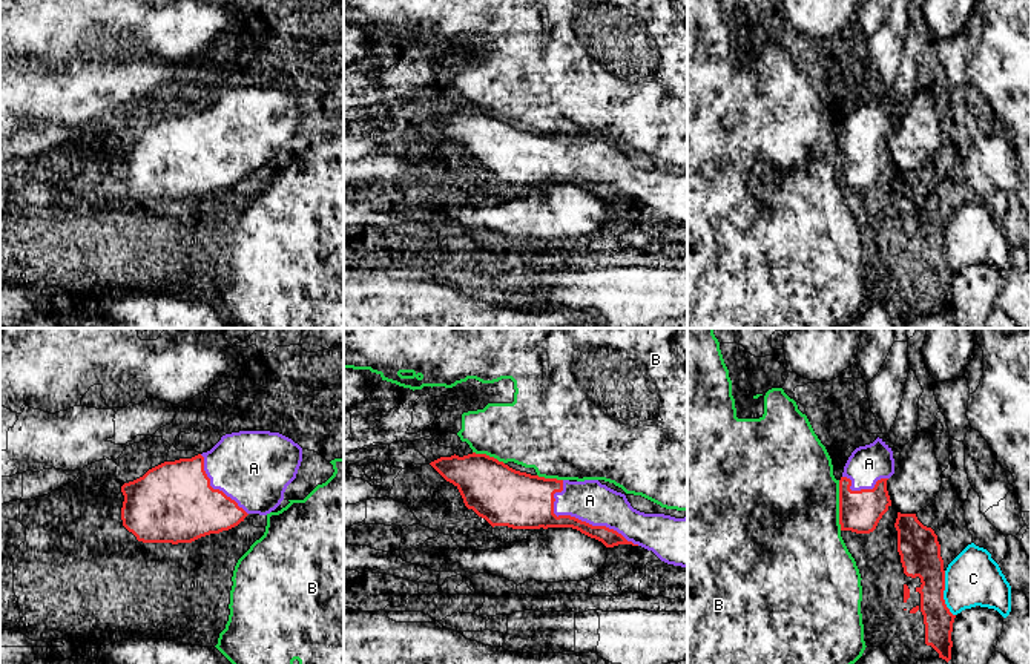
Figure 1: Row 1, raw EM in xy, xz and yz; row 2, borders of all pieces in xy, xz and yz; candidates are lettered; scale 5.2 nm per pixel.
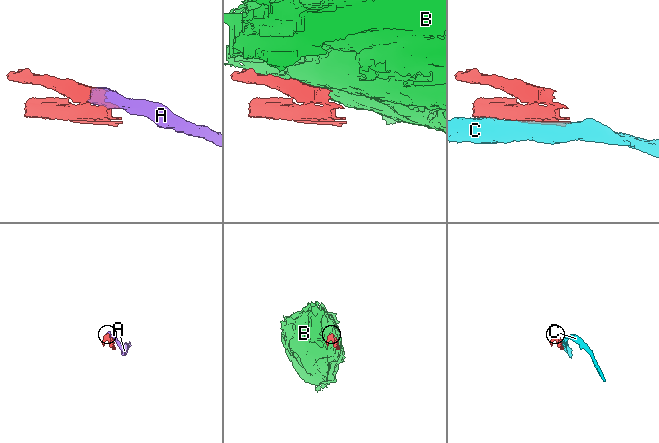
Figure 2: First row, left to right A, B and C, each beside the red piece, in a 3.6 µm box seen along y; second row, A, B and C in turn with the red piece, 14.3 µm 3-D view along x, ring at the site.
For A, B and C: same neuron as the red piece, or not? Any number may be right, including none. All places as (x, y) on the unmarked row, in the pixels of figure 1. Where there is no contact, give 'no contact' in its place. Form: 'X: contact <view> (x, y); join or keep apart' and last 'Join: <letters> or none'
A: contact xz (577, 175); join
B: contact yz (839, 161); keep apart
C: contact yz (942, 250); keep apart
Join: A

